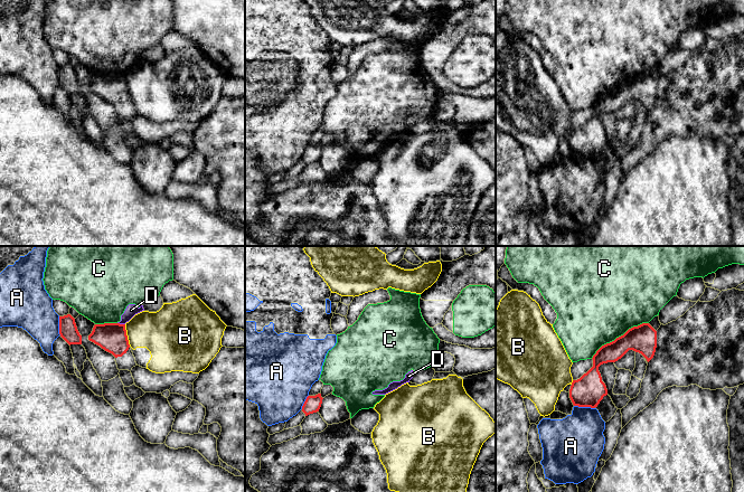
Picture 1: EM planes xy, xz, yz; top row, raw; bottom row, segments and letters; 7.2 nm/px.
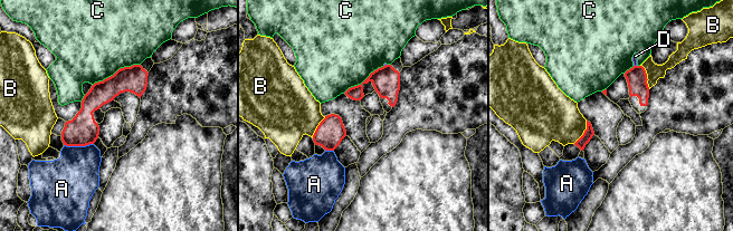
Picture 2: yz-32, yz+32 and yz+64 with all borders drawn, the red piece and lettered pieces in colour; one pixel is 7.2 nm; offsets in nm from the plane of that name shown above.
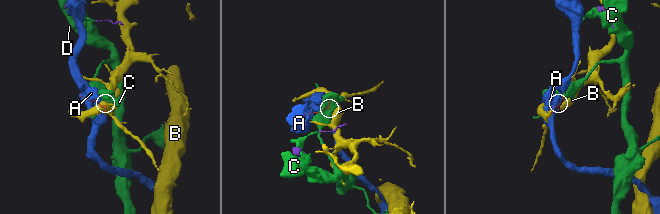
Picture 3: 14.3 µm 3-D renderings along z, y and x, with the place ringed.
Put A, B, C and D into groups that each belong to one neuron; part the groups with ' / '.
A / B / C D

